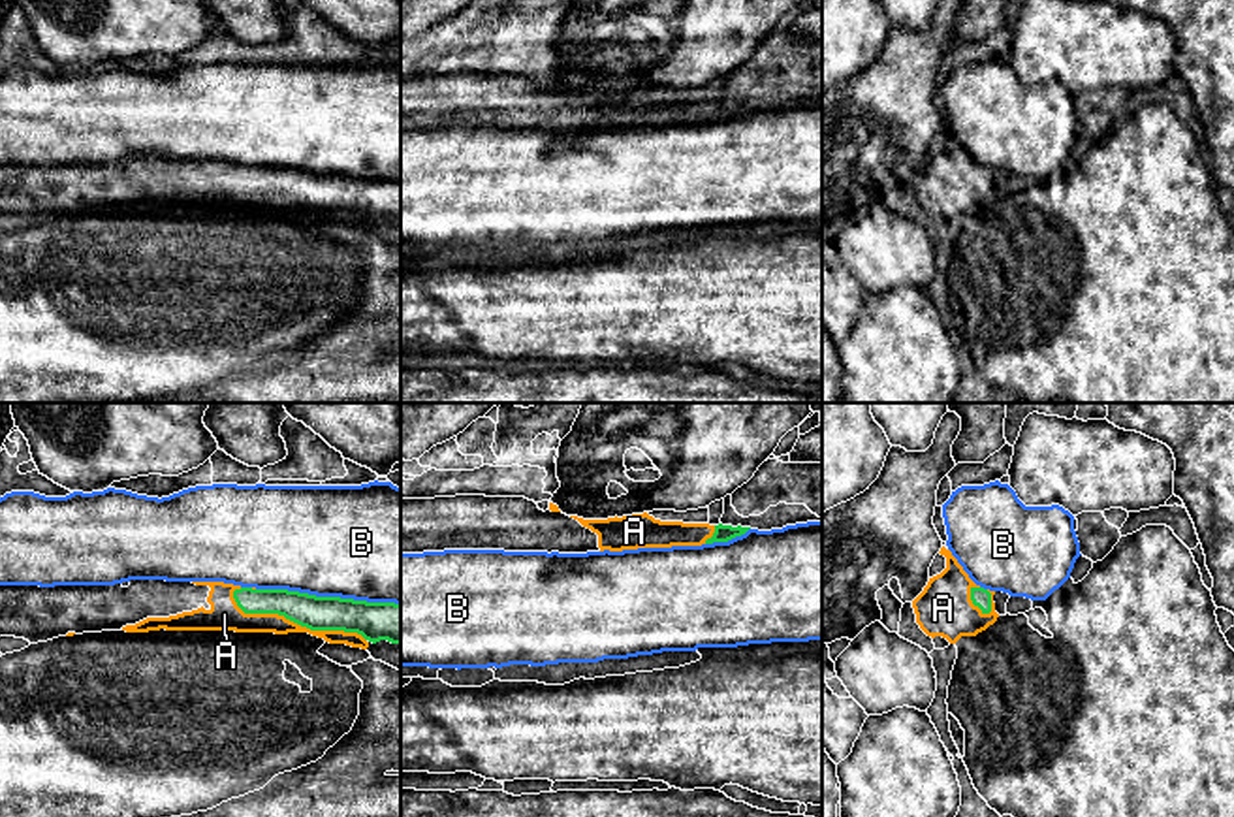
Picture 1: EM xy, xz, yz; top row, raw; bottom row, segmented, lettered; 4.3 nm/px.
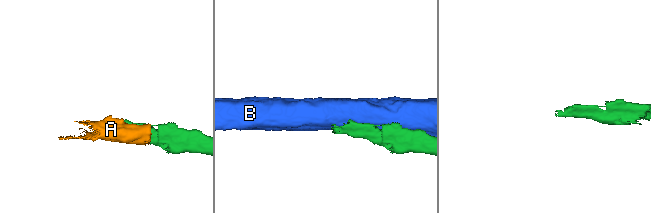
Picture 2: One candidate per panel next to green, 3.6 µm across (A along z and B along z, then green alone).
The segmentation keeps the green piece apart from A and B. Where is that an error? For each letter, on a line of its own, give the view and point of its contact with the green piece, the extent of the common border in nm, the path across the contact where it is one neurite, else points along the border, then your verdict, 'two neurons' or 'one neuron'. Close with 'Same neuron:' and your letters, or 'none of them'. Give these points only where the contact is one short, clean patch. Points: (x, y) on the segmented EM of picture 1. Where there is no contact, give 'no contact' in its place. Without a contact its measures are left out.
A: contact xy (296, 622); length 600 nm; one neuron
B: contact xy (328, 597); length 600 nm; two neurons
Same neuron: A

